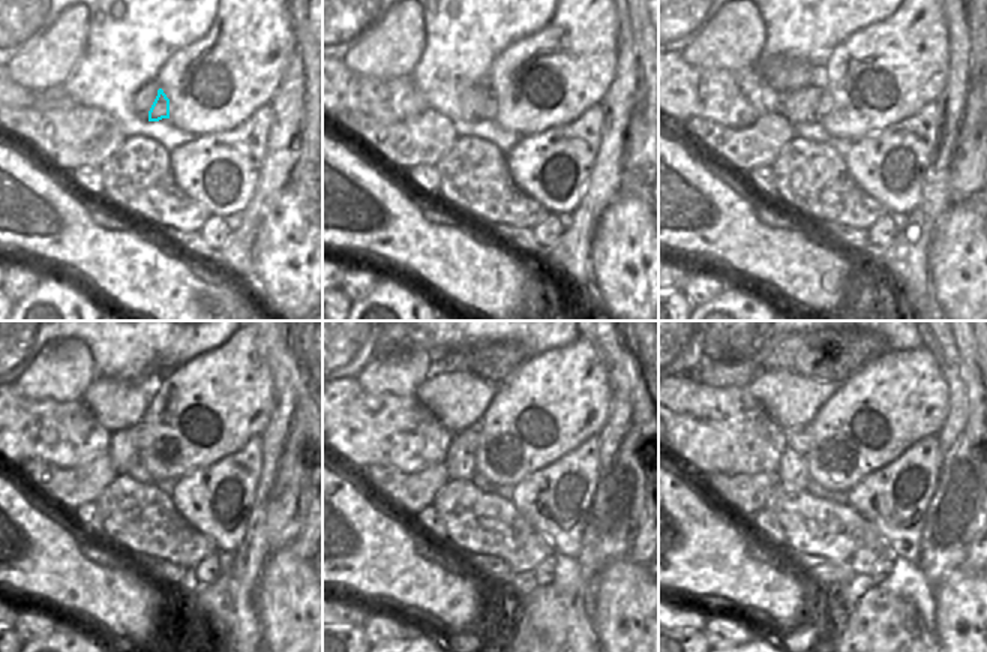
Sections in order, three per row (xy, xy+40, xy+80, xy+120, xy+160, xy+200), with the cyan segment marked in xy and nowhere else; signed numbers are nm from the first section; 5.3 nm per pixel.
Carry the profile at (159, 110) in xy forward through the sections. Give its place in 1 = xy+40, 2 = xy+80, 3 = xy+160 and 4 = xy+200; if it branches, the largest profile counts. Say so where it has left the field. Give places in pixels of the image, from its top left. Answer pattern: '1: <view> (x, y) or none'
1: xy+40 (491, 105)
2: xy+80 (825, 102)
3: xy+160 (471, 436)
4: xy+200 (800, 439)

